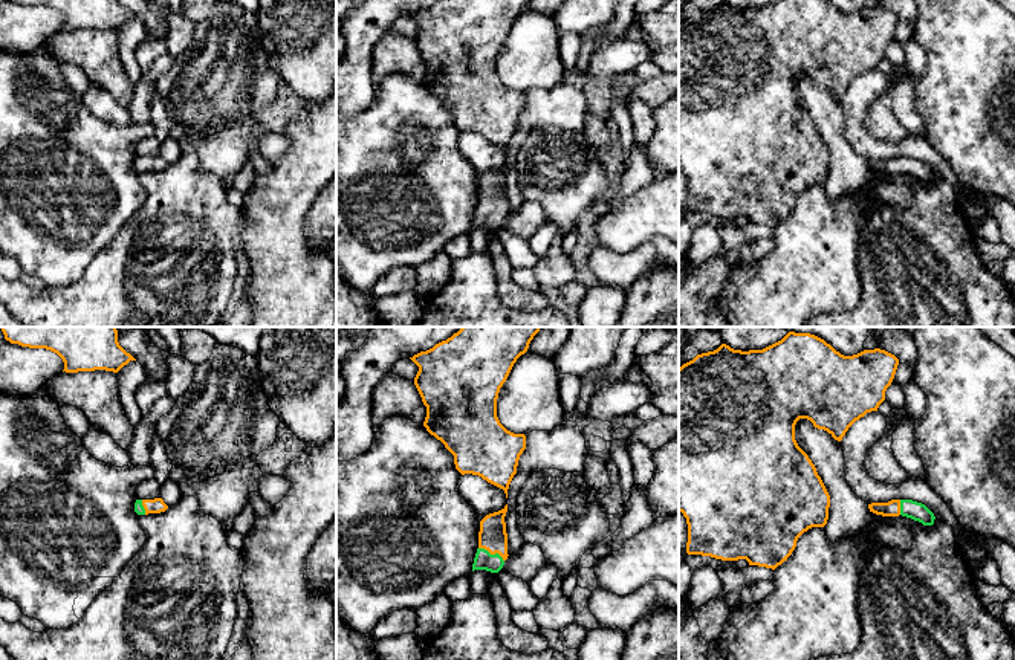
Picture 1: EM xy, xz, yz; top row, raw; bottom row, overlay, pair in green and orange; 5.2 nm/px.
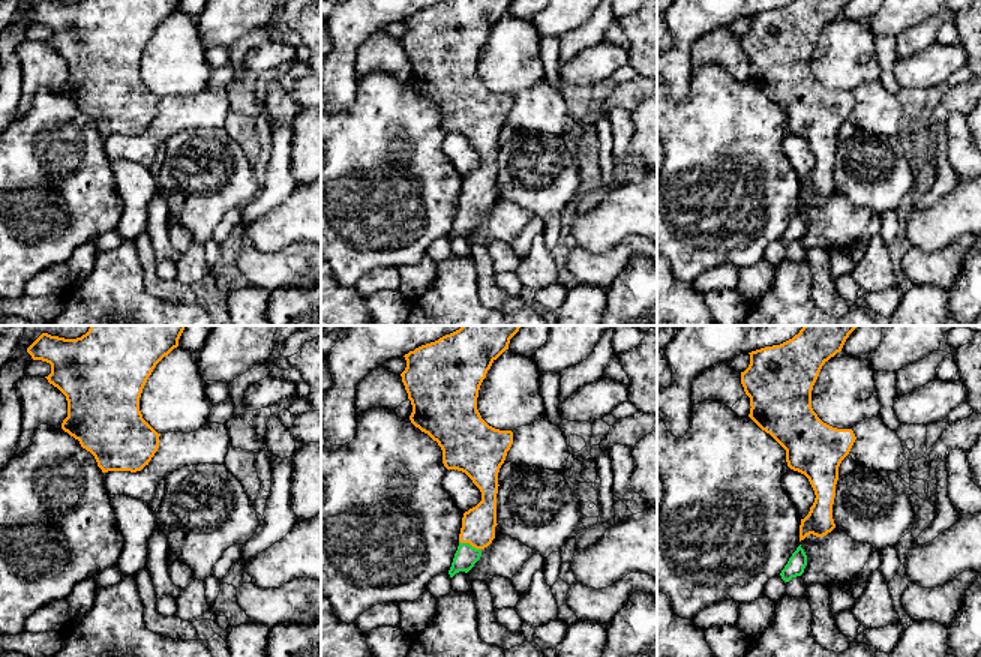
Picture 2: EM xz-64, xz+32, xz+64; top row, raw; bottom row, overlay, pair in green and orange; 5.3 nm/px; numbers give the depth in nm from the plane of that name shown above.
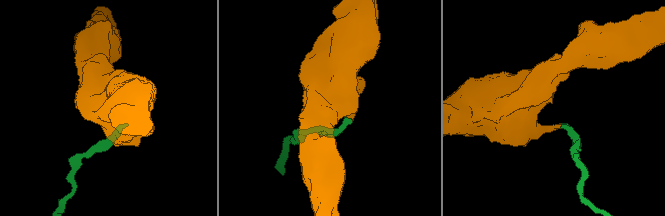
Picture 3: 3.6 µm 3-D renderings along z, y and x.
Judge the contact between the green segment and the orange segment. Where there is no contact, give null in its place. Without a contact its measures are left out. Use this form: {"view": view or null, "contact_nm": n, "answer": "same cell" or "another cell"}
{"view": "xz", "contact_nm": 150, "answer": "same cell"}

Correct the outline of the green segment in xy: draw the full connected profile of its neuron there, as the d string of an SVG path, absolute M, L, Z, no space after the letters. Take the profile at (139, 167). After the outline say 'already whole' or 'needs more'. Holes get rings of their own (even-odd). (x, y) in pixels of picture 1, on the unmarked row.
M162 156L154 157L136 157L135 170L138 173L148 173L148 171L161 171L165 170L168 163L164 160Z | needs more

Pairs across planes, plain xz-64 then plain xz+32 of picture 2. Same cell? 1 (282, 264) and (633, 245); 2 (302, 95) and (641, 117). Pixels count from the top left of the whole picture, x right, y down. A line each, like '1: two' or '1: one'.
1: one
2: two

